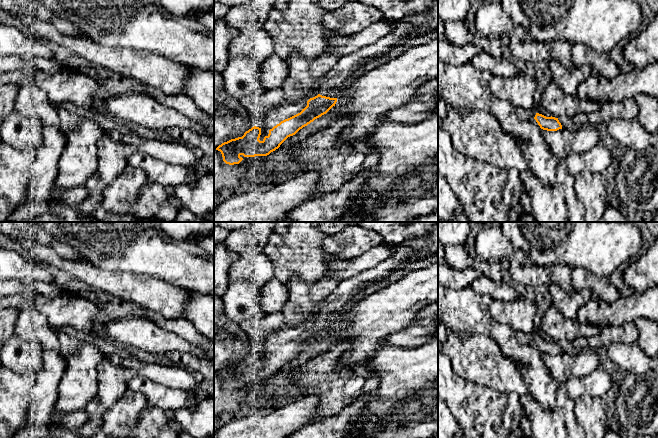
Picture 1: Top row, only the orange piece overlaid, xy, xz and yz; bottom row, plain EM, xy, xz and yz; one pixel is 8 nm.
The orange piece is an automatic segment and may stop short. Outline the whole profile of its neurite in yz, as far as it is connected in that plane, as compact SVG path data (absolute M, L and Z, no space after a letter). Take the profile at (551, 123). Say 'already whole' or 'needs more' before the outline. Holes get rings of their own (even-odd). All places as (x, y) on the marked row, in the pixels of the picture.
needs more | M522 107L516 108L516 114L519 120L535 119L541 129L547 131L557 131L562 129L562 125L558 118L546 117L536 112L536 110L525 110Z

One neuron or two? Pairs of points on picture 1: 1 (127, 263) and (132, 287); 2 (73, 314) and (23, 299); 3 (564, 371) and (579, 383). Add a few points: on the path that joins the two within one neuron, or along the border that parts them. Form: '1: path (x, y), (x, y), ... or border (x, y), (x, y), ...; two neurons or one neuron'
1: border (106, 270), (147, 274), (152, 277); two neurons
2: path (61, 310), (35, 301); one neuron
3: border (595, 369), (586, 375), (569, 378), (564, 382); two neurons

